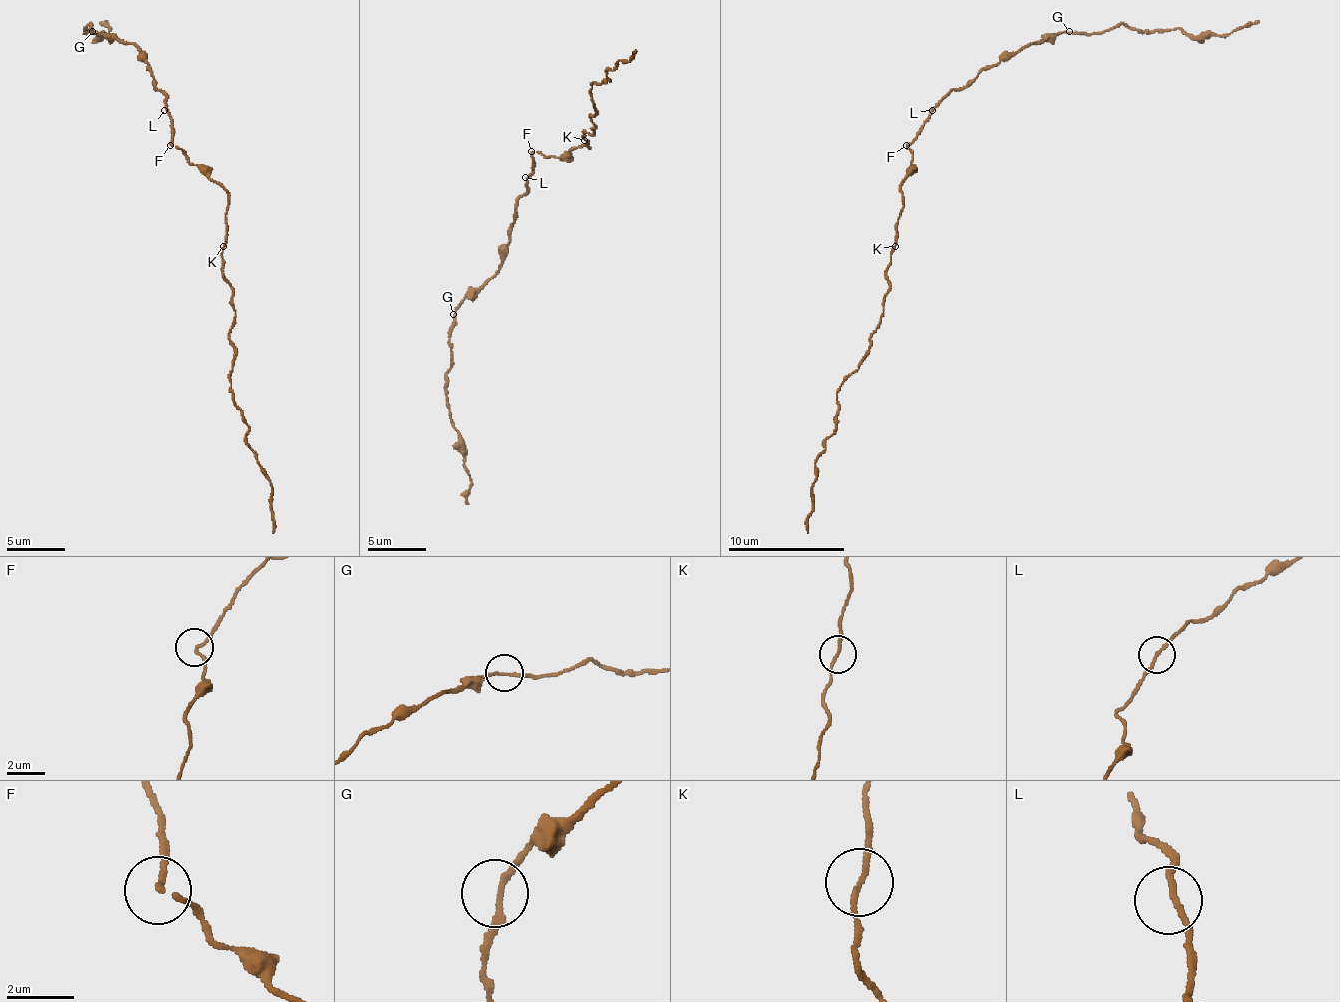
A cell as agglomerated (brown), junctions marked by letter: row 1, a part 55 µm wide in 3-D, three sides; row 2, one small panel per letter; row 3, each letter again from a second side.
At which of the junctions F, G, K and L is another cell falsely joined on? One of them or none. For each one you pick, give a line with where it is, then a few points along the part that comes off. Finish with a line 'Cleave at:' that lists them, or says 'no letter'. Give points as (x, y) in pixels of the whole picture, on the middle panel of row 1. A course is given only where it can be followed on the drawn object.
Cleave at: no letter

